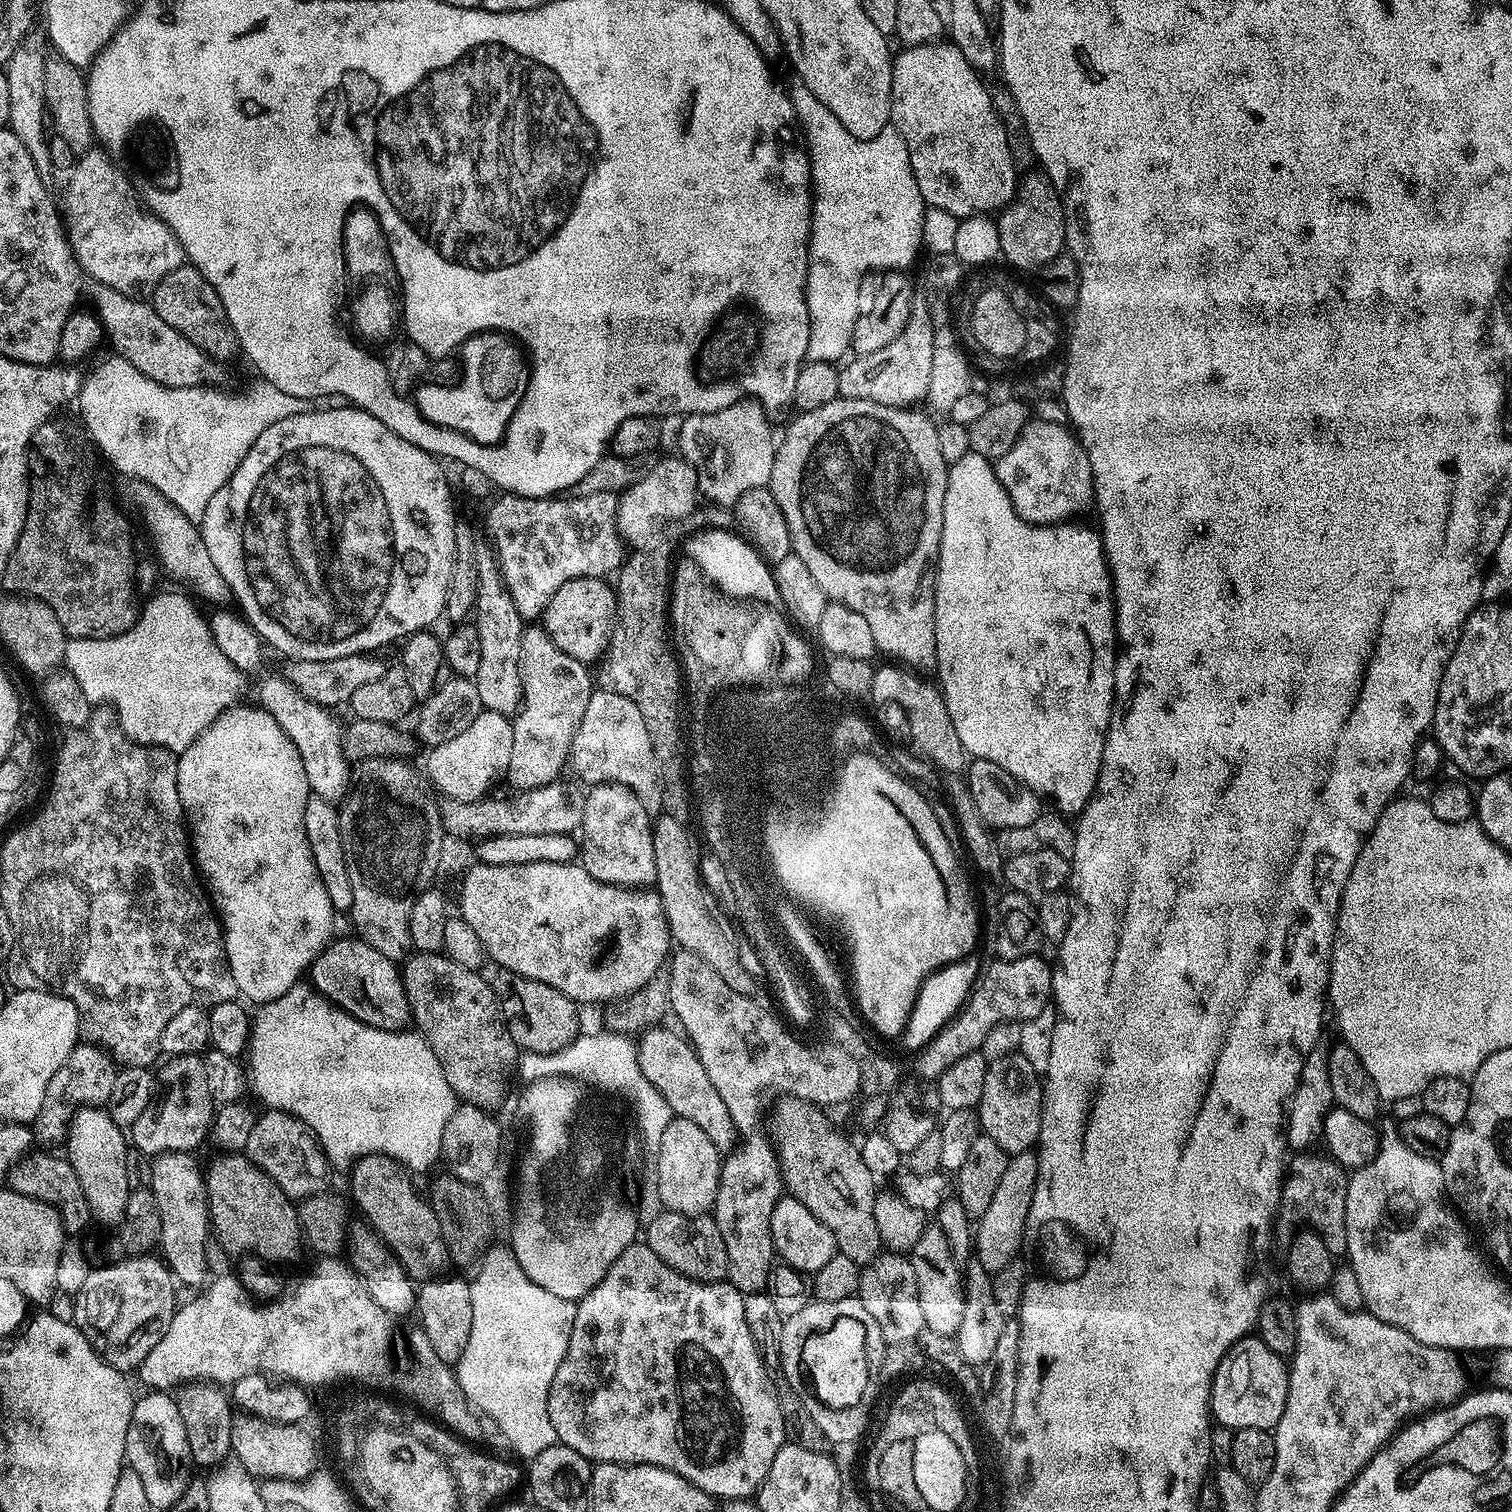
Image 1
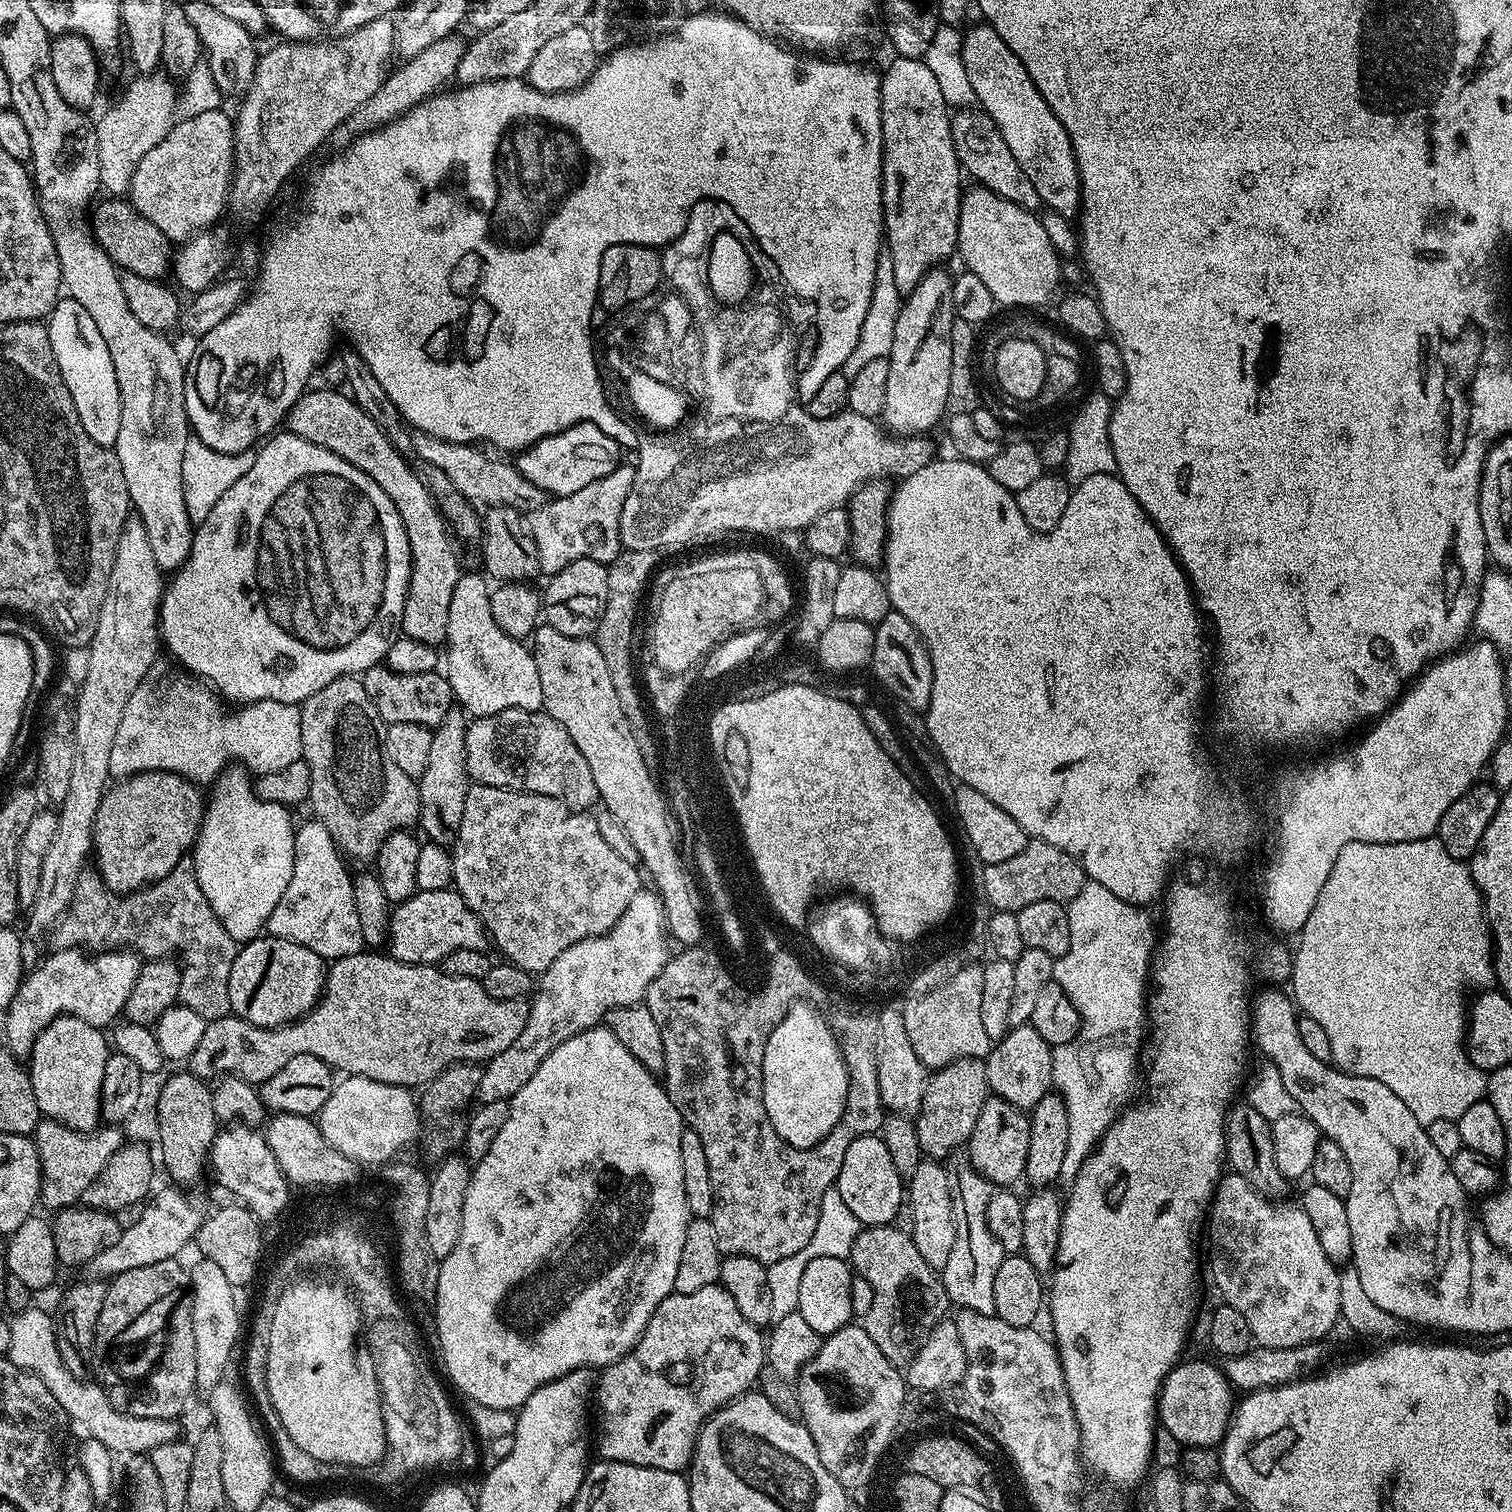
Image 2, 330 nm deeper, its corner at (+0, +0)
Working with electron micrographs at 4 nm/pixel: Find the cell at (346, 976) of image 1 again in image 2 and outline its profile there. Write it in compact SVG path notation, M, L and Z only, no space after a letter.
M267 934L257 935L237 951L234 966L230 966L230 1006L235 1015L246 1022L263 1028L279 1028L282 1024L291 1024L307 1012L311 1012L324 991L326 961L306 946L293 940L278 938Z

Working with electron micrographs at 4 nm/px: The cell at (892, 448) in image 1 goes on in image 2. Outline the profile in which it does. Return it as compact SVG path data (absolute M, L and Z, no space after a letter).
M944 270L927 272L918 282L914 291L907 293L906 303L898 314L898 322L894 326L894 342L892 355L888 360L890 378L886 382L886 406L882 424L889 433L900 438L912 438L917 434L928 434L936 423L943 421L948 408L948 391L950 390L950 370L952 369L952 309L953 277L947 276Z

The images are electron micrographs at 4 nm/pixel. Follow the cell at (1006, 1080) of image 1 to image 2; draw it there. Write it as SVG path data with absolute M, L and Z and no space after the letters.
M1031 1023L1009 1028L1003 1040L986 1057L989 1089L1014 1106L1032 1109L1053 1091L1052 1050L1053 1045L1048 1044L1046 1038L1042 1038L1042 1034L1032 1028Z

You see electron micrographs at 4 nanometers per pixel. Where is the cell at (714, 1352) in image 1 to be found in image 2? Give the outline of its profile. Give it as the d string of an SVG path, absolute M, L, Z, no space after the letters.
M719 1283L702 1286L702 1290L694 1290L694 1294L682 1294L673 1291L672 1295L666 1297L654 1310L646 1330L641 1334L640 1341L632 1347L632 1351L627 1352L616 1363L607 1365L599 1373L598 1387L594 1392L595 1403L597 1405L600 1403L601 1453L599 1455L603 1459L617 1460L623 1464L637 1464L638 1466L657 1468L667 1472L683 1473L692 1463L700 1433L706 1421L715 1416L725 1404L730 1404L733 1400L743 1396L748 1389L751 1389L757 1383L759 1372L766 1363L766 1340L762 1332L760 1336L760 1332L761 1329L757 1325L746 1322L746 1318L742 1318L742 1310L738 1310L734 1298L730 1298L730 1294L726 1294L726 1290L721 1288Z

